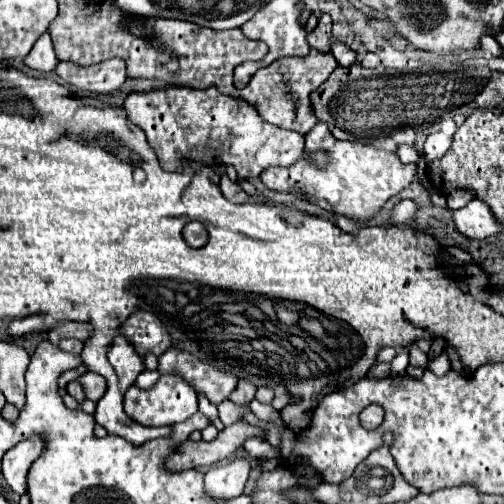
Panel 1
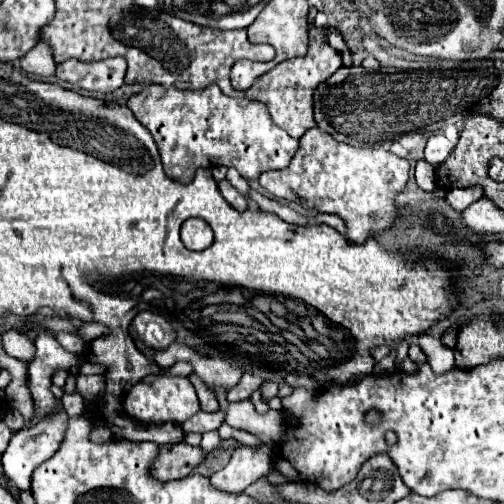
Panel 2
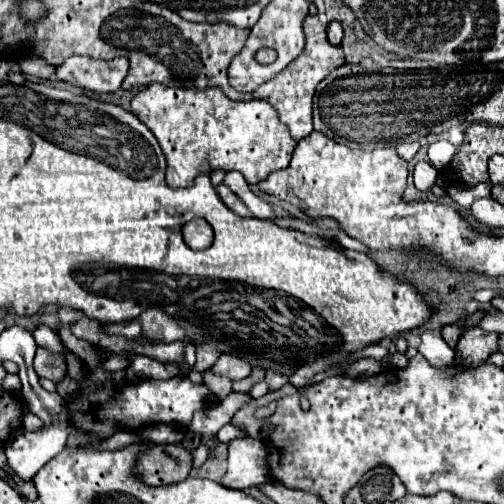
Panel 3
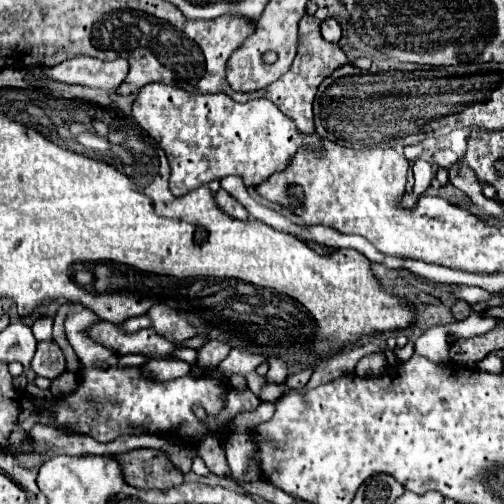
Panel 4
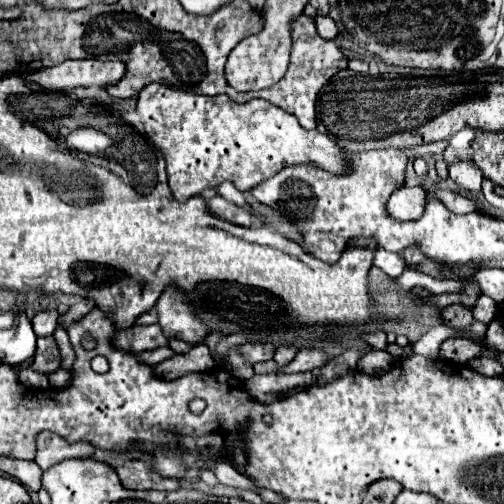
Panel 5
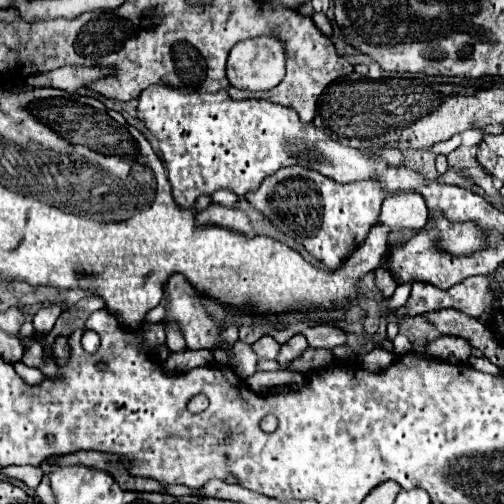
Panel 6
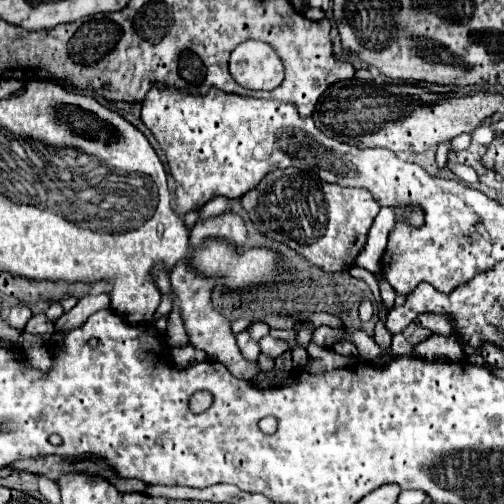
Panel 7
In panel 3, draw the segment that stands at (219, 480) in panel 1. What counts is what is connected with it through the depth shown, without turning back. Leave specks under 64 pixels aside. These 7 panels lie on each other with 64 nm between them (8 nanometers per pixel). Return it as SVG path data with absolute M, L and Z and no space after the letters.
M242 436L228 444L228 472L222 478L224 486L244 490L269 480L268 450L262 441Z

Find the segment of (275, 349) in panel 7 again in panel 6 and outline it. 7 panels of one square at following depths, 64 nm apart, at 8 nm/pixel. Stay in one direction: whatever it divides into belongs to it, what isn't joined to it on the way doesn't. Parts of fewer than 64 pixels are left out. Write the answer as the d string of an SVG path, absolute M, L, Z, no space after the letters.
M262 336L256 344L252 344L258 358L276 358L280 352L280 344L272 336Z

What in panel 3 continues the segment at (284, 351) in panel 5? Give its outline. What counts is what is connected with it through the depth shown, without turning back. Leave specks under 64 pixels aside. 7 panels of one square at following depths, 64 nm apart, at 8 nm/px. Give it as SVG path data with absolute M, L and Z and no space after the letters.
M270 370L270 372L266 372L266 382L268 382L270 390L278 390L288 382L288 376L286 374L276 374L276 372Z

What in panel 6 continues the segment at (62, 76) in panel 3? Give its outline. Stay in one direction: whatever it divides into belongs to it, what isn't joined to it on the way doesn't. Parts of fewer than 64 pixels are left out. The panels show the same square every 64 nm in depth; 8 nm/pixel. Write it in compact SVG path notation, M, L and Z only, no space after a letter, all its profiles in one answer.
M64 66L54 72L29 76L26 84L33 87L52 87L66 90L66 92L76 92L84 86L88 86L92 80L112 74L112 70L106 68L74 68L74 66Z

